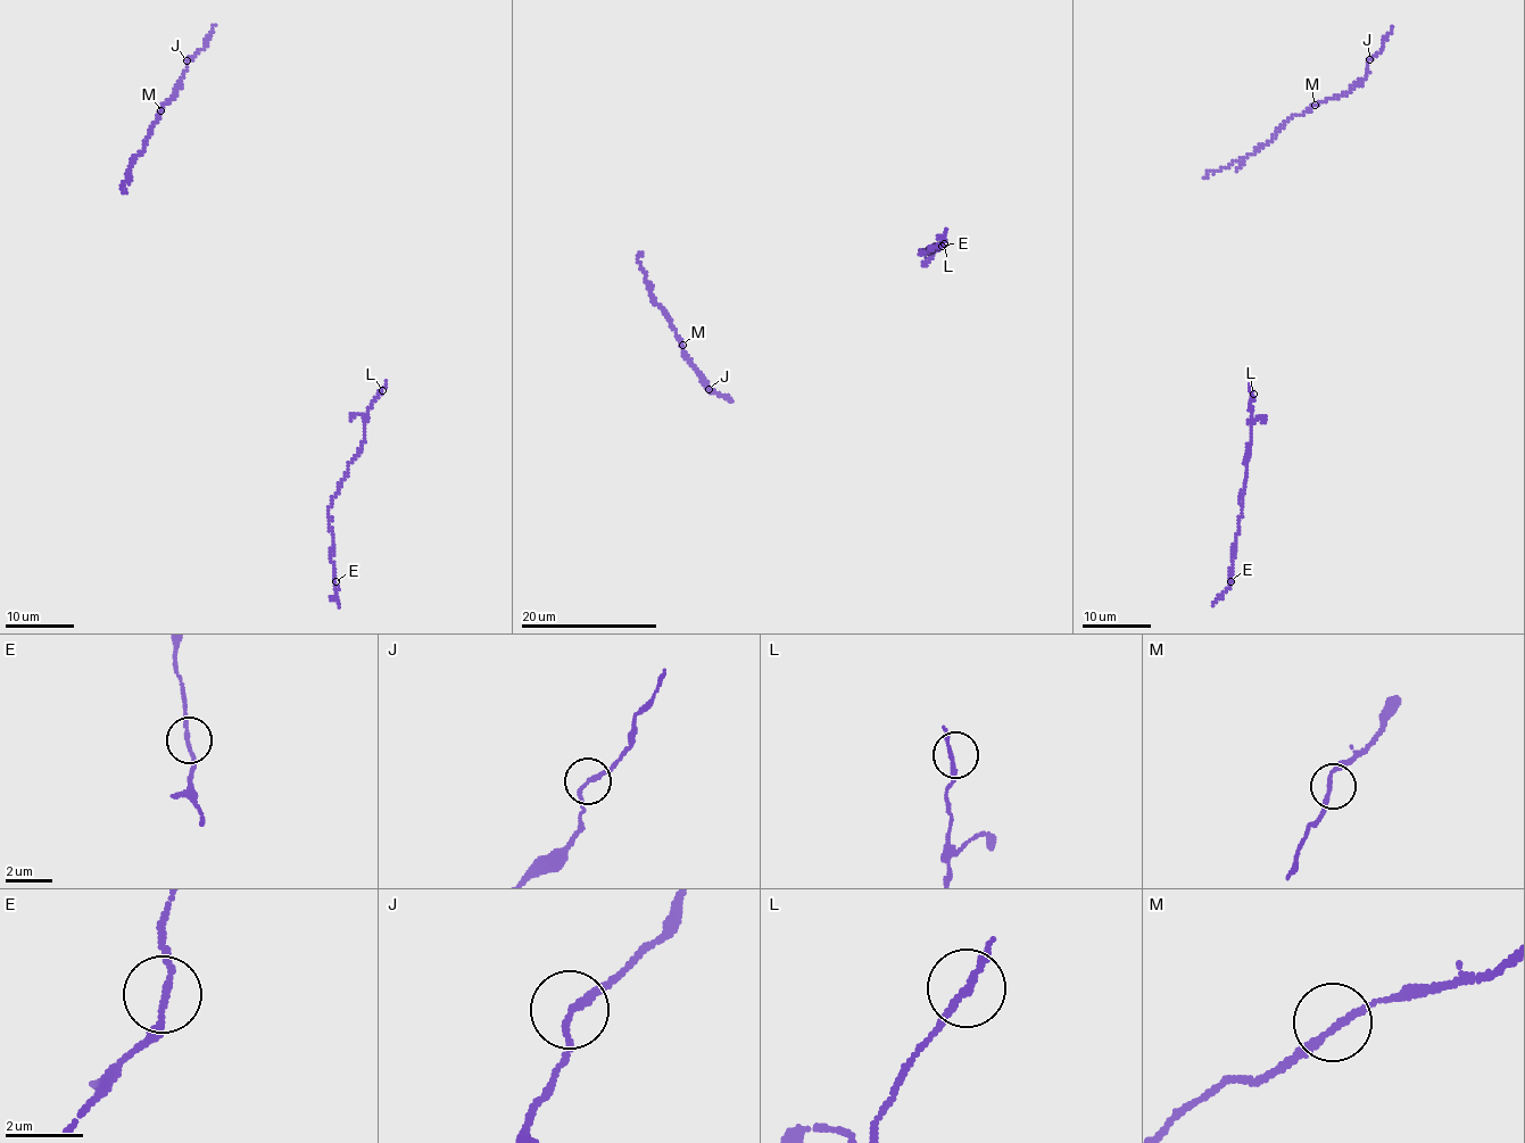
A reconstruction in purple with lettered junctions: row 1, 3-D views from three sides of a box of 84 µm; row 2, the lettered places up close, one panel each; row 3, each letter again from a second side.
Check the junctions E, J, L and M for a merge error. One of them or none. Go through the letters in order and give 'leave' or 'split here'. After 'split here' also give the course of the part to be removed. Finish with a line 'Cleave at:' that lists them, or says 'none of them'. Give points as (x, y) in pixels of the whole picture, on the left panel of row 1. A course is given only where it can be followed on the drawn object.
E: leave
J: split here; foreign part runs (187, 61), (201, 49), (213, 24)
L: leave
M: leave
Cleave at: J

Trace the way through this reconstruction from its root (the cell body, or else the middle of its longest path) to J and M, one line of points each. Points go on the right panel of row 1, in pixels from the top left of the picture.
J: (1236, 171), (1296, 114), (1323, 101), (1339, 98), (1350, 90), (1365, 76), (1370, 60)
M: (1236, 171), (1273, 139), (1281, 127), (1315, 105)

